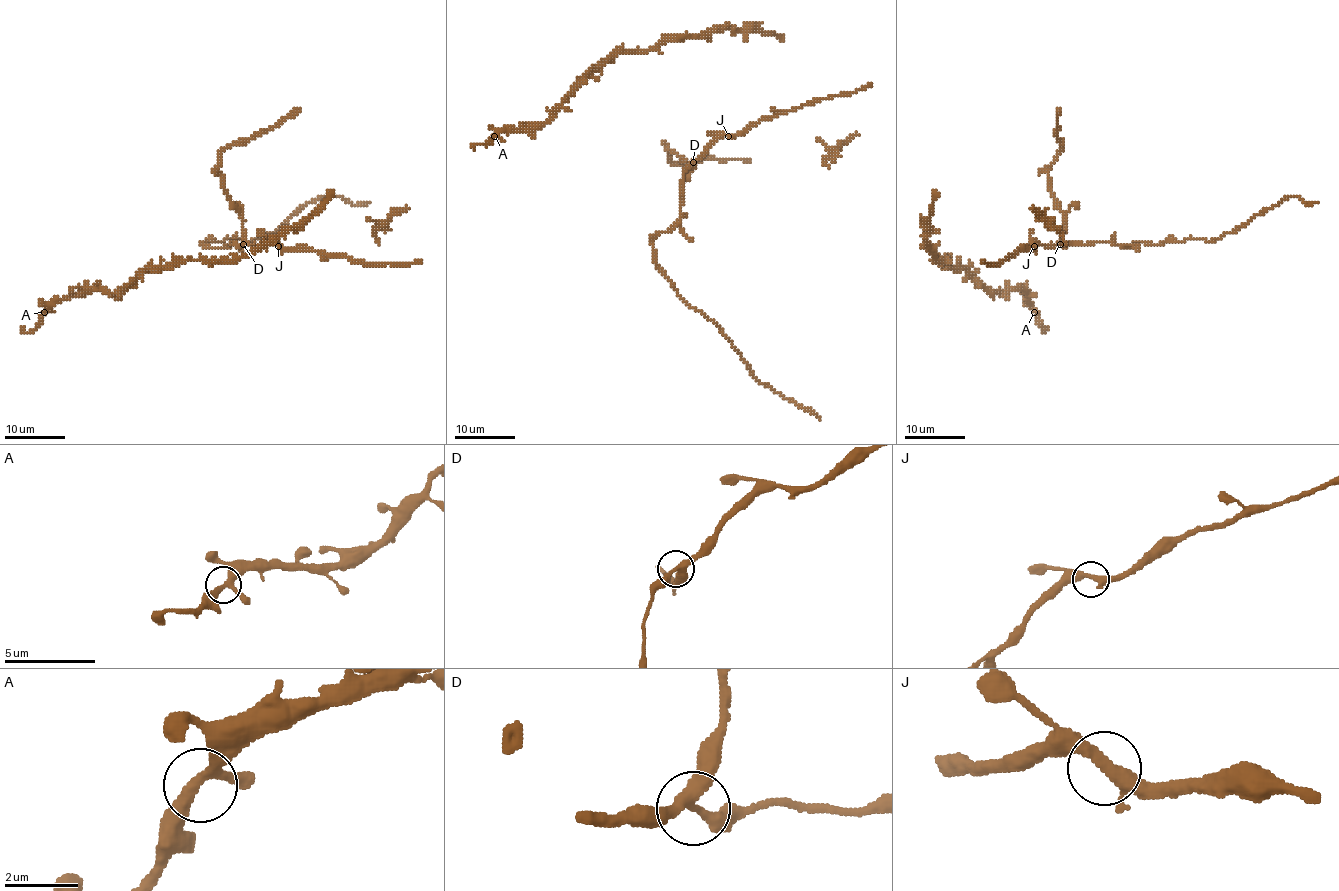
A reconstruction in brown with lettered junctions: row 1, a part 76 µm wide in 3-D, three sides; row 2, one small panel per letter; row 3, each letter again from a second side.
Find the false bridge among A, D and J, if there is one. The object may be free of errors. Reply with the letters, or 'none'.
none

